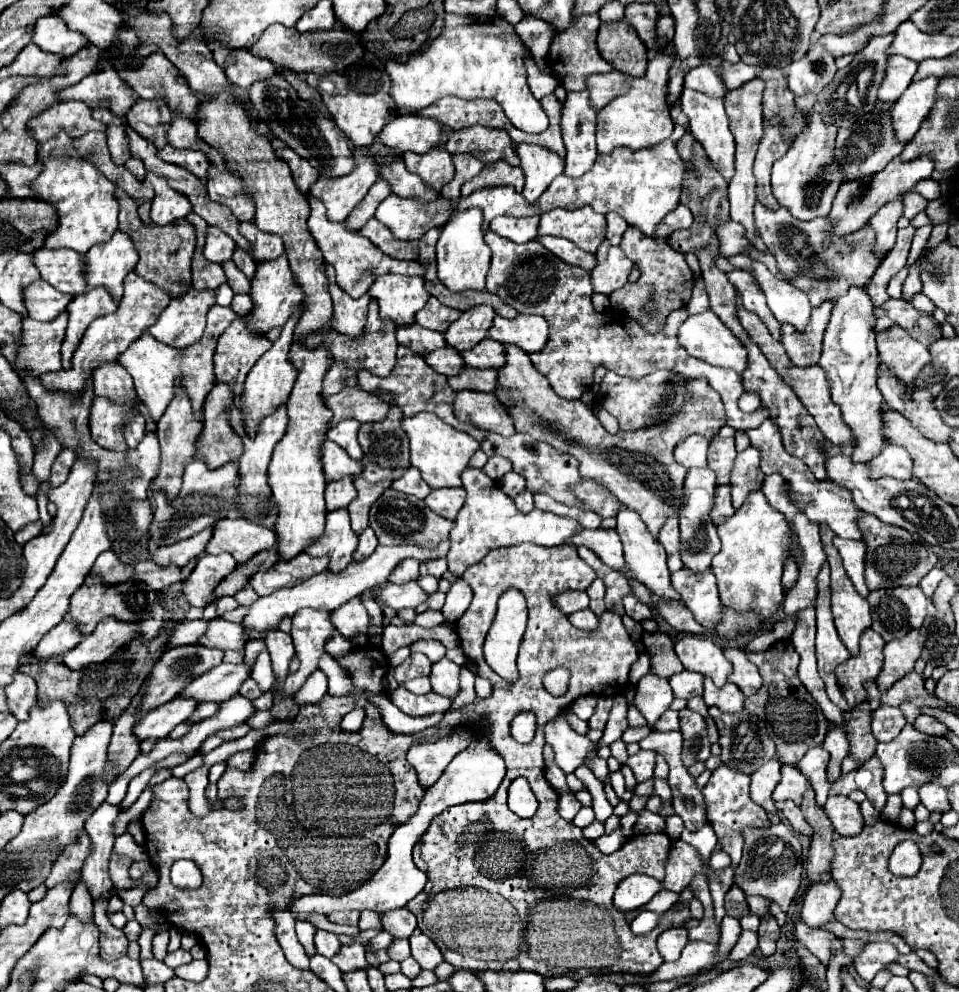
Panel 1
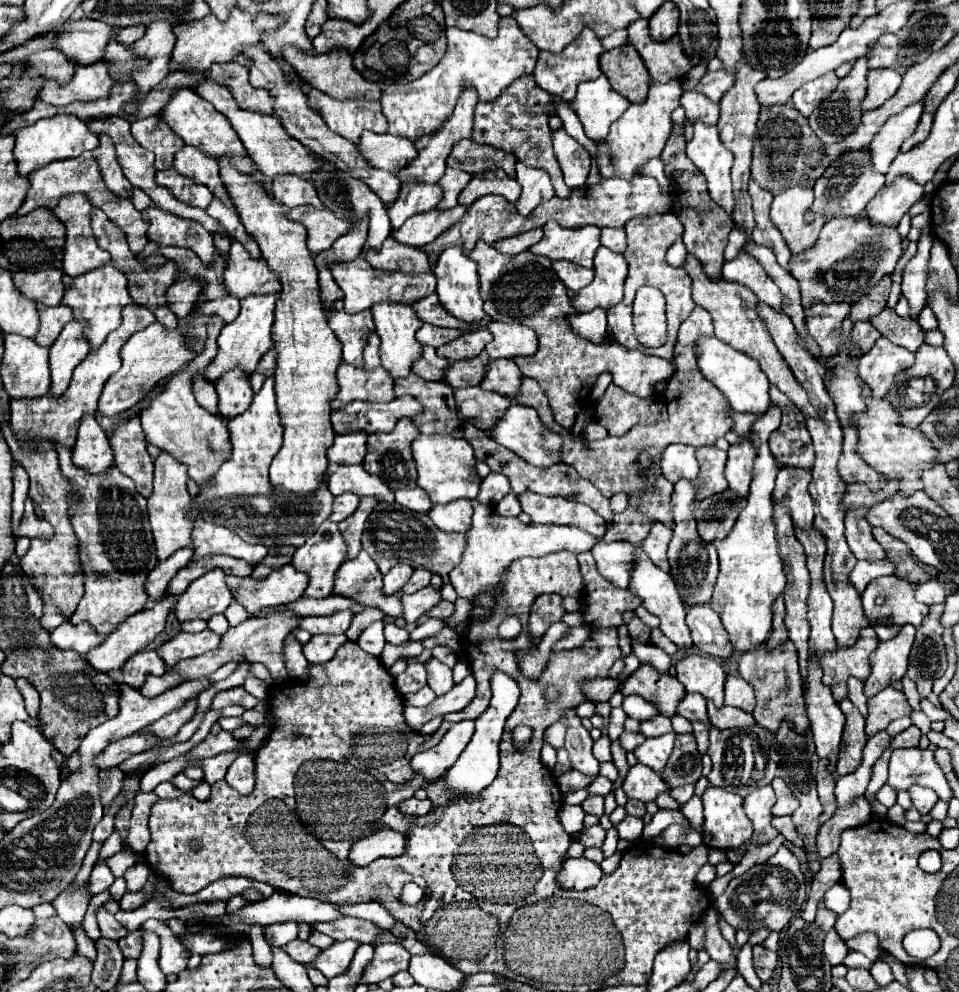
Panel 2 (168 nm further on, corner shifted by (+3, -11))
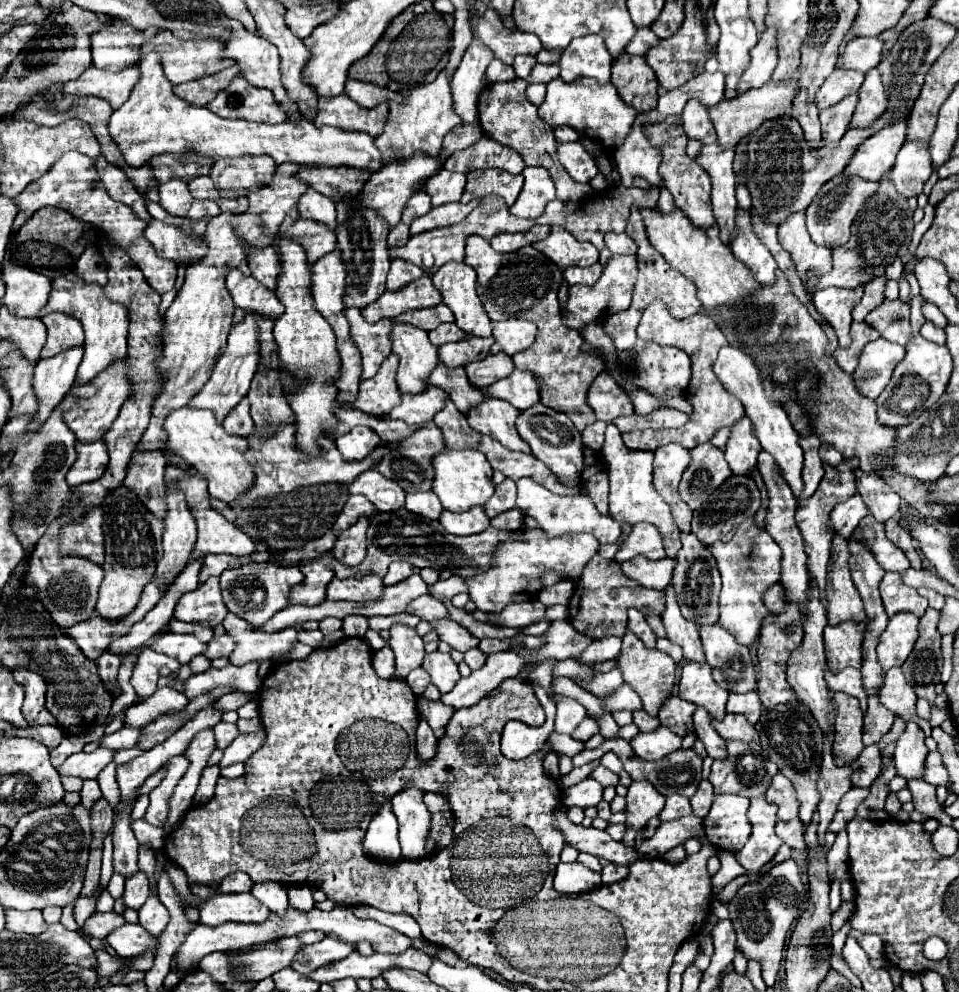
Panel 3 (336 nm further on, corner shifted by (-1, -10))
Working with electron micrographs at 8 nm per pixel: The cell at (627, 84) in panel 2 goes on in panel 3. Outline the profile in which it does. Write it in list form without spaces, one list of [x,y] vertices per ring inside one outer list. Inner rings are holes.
[[[621,54],[613,62],[611,84],[617,88],[621,100],[633,106],[637,112],[649,112],[657,106],[659,84],[655,72],[649,68],[643,56]]]

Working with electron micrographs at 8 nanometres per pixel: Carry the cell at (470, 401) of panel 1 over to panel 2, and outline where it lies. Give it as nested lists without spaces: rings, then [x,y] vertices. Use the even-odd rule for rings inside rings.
[[[511,405],[505,415],[493,425],[493,429],[489,431],[489,437],[493,441],[497,441],[499,445],[511,449],[513,453],[517,453],[519,457],[527,459],[529,463],[537,465],[537,467],[549,467],[553,463],[559,463],[561,457],[561,437],[557,433],[547,431],[541,421],[537,423],[537,413],[531,407],[523,407],[523,405]],[[541,429],[543,429],[543,437],[541,437]]]

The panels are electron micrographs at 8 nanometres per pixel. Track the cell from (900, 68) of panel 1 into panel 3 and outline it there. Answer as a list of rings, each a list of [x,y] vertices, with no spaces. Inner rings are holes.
[[[873,68],[873,72],[867,72],[863,86],[859,88],[859,102],[853,112],[853,124],[849,128],[869,128],[881,112],[887,108],[887,92],[881,84],[879,70]]]

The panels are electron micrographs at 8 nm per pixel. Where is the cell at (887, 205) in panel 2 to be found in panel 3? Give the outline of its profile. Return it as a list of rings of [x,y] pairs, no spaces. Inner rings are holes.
[[[907,140],[893,166],[893,184],[897,192],[923,192],[923,184],[933,172],[929,160],[929,140]]]

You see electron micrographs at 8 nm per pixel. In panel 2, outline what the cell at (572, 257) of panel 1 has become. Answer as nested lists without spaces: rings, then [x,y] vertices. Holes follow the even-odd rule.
[[[565,259],[553,261],[553,269],[569,291],[579,291],[593,281],[593,269],[579,267],[577,263],[571,263],[571,261],[565,261]]]

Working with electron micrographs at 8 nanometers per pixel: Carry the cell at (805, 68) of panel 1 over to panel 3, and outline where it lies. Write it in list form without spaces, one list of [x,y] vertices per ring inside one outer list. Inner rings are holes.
[[[835,70],[817,92],[817,106],[821,110],[837,104],[841,98],[851,96],[863,84],[865,74],[857,70]]]

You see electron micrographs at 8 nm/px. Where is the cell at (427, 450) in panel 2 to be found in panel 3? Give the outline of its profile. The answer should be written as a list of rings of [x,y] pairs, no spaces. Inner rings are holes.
[[[449,450],[433,458],[435,480],[433,492],[439,496],[445,510],[465,512],[473,506],[485,506],[485,502],[493,496],[493,468],[487,458],[477,450]]]

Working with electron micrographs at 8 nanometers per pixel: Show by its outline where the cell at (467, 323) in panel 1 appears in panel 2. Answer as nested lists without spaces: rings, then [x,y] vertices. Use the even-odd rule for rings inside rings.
[[[479,329],[479,331],[469,331],[463,333],[461,337],[453,339],[449,345],[443,345],[437,349],[437,355],[449,359],[449,361],[459,361],[459,359],[473,359],[477,357],[485,345],[491,341],[491,333],[487,329]]]

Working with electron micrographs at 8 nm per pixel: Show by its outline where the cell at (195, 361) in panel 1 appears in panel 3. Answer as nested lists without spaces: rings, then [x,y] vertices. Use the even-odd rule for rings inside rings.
[[[189,406],[173,410],[165,420],[165,430],[169,434],[167,448],[185,458],[207,478],[209,494],[215,500],[231,506],[253,486],[253,468],[249,468],[249,462],[243,456],[243,450],[247,448],[245,438],[229,436],[223,426],[217,424],[211,410],[195,410]]]

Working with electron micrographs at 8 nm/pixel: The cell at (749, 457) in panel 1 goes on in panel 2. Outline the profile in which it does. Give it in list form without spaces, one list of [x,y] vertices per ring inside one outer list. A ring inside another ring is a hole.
[[[743,437],[737,447],[729,447],[729,459],[725,465],[725,479],[729,489],[735,491],[737,499],[745,499],[749,495],[749,485],[753,481],[753,461],[755,451],[751,447],[749,437]]]

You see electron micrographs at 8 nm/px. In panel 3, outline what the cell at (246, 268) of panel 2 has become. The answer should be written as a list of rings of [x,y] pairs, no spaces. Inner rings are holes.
[[[231,270],[227,276],[227,290],[237,308],[251,314],[259,314],[277,320],[283,312],[283,304],[277,300],[275,292],[267,290],[253,276],[243,276],[239,270]]]

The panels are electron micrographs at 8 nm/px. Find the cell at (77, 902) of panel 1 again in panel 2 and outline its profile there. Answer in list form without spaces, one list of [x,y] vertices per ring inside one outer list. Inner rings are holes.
[[[75,925],[75,927],[71,927],[71,931],[73,931],[73,937],[77,941],[77,953],[81,953],[81,955],[89,957],[91,961],[95,961],[95,955],[97,955],[95,953],[95,943],[93,943],[93,939],[87,937],[83,925]]]

